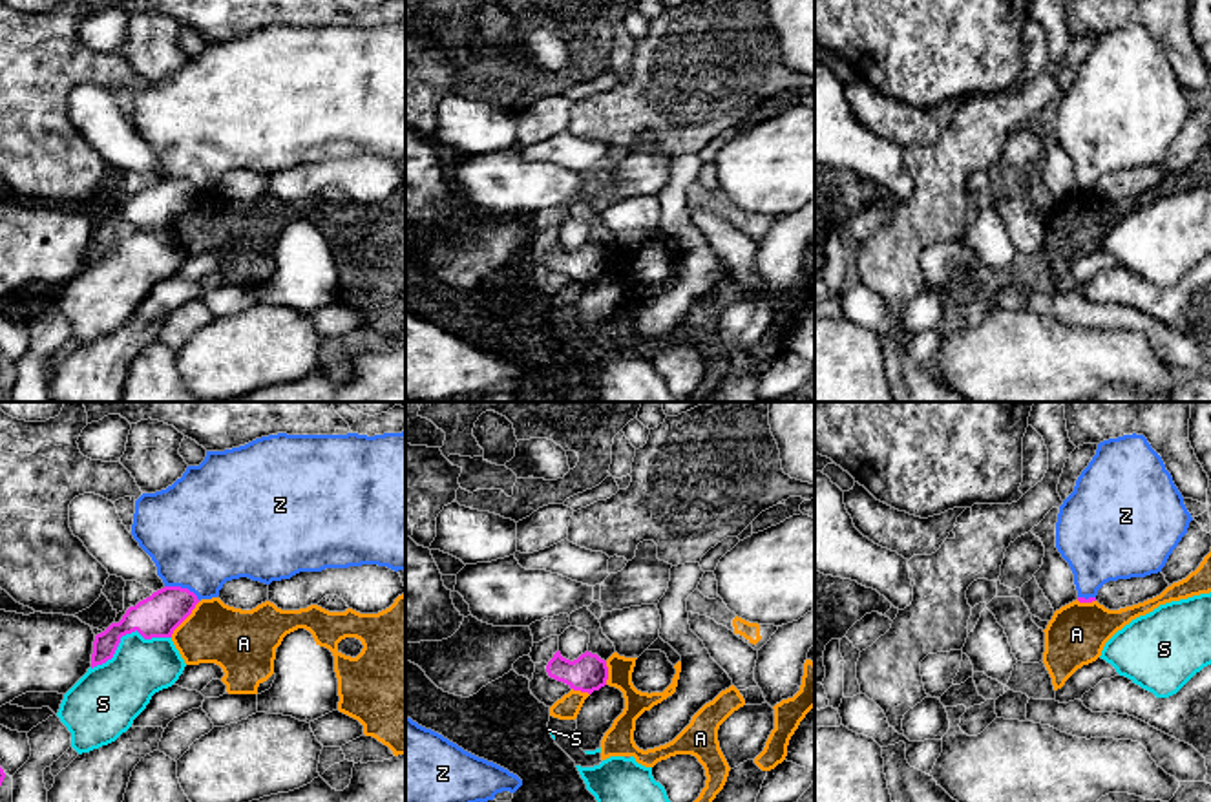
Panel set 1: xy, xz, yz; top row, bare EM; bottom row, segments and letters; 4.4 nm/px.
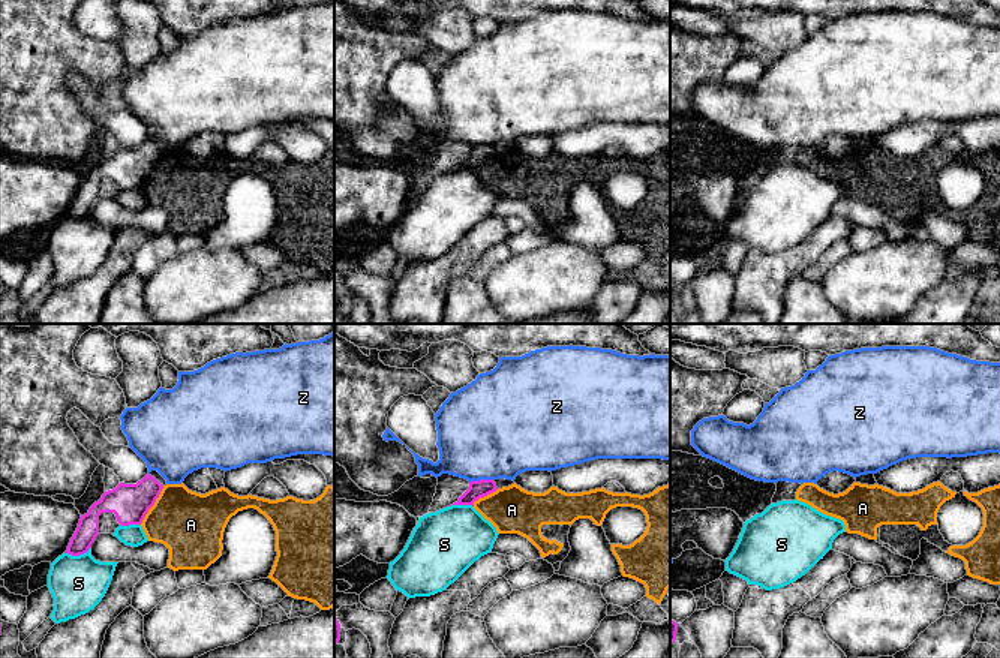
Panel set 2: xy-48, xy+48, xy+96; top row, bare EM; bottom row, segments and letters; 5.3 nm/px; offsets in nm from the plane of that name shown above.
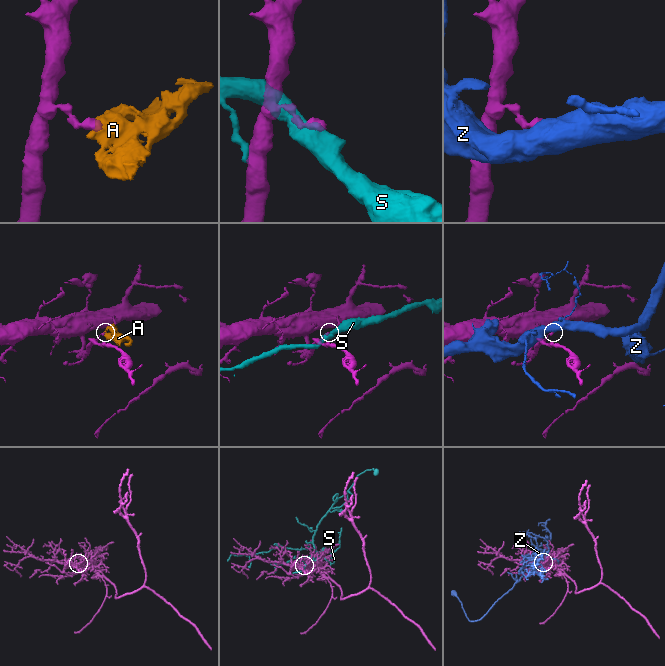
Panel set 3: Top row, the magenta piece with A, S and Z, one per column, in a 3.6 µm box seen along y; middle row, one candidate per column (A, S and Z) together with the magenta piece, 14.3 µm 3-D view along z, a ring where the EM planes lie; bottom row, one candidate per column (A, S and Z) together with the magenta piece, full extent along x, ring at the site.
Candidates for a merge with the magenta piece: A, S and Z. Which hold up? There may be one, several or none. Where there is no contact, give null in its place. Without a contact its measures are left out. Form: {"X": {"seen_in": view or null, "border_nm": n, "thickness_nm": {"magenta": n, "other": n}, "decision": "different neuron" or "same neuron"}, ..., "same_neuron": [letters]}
{"A": {"seen_in": "xy", "border_nm": 200, "thickness_nm": {"magenta": 190, "other": 280}, "decision": "different neuron"}, "S": {"seen_in": "xy", "border_nm": 380, "thickness_nm": {"magenta": 190, "other": 280}, "decision": "different neuron"}, "Z": {"seen_in": "xy", "border_nm": 170, "thickness_nm": {"magenta": 190, "other": 460}, "decision": "different neuron"}, "same_neuron": []}

